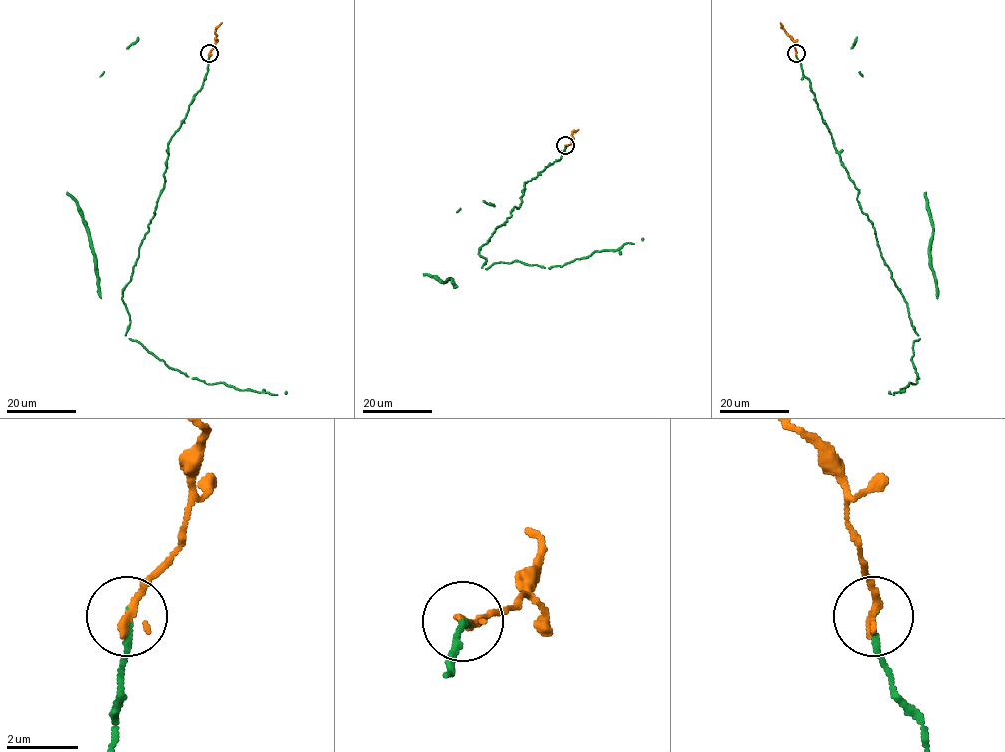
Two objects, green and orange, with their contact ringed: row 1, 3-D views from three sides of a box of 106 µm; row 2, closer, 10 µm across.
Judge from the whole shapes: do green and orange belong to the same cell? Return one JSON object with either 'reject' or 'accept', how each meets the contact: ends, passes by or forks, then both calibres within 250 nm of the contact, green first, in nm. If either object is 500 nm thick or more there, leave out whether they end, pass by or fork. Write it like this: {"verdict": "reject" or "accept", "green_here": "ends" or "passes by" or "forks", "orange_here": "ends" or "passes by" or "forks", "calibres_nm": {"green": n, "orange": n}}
{"verdict": "accept", "green_here": "ends", "orange_here": "ends", "calibres_nm": {"green": 130, "orange": 240}}

